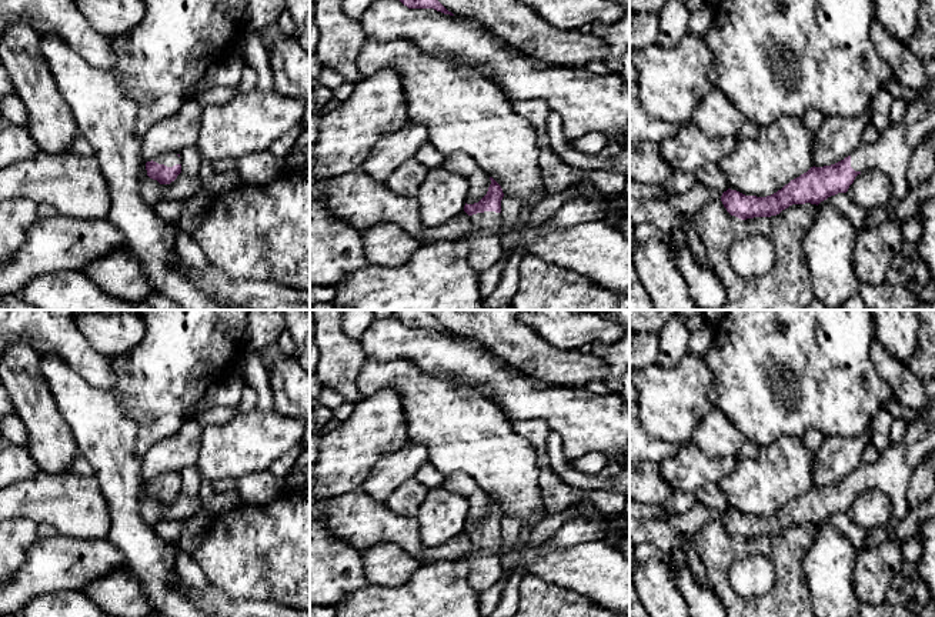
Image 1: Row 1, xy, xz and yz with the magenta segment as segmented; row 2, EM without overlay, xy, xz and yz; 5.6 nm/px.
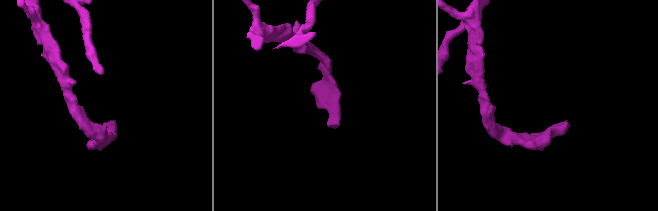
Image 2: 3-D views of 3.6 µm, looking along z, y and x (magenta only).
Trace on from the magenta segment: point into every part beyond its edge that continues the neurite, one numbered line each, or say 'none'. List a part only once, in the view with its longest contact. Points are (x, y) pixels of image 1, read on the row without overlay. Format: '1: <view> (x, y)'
1: xz (484, 569)

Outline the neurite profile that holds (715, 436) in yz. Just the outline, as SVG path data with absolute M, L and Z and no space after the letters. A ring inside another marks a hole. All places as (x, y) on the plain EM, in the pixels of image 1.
M711 408L694 428L689 444L697 446L708 457L737 458L745 437L718 408Z

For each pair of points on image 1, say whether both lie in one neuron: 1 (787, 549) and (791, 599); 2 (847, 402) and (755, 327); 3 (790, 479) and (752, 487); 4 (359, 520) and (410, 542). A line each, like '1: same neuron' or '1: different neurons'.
1: same neuron
2: same neuron
3: same neuron
4: same neuron

